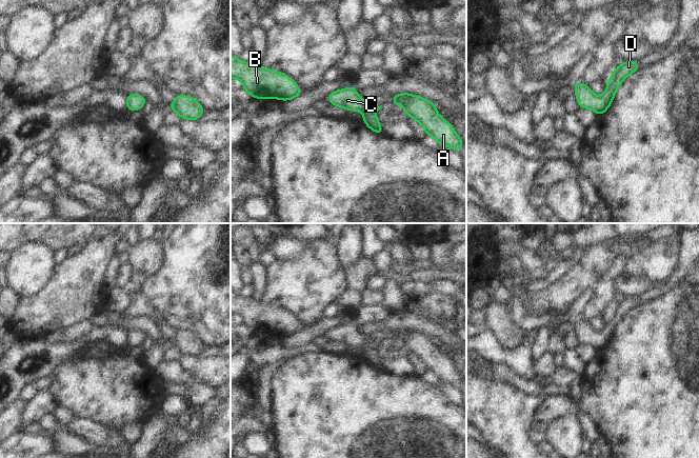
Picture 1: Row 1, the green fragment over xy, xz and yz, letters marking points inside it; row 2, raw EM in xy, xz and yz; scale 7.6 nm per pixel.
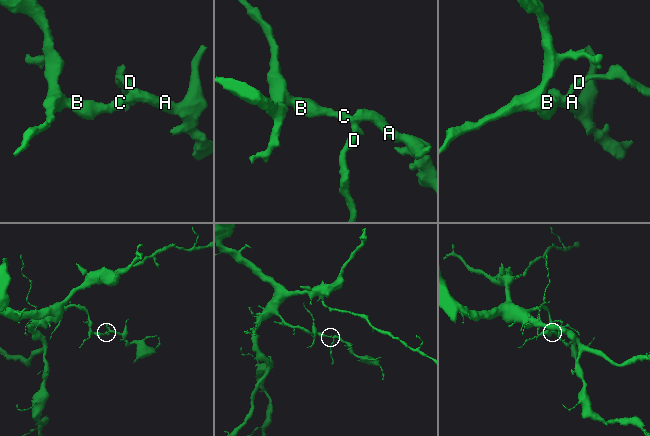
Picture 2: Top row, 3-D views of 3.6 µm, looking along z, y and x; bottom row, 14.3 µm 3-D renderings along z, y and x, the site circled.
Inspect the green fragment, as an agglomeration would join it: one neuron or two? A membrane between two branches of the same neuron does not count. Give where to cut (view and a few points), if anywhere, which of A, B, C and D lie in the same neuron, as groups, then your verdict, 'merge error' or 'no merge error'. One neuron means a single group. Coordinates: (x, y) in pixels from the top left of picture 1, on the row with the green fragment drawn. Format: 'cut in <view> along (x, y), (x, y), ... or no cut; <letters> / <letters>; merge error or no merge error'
no cut; A B C D; no merge error

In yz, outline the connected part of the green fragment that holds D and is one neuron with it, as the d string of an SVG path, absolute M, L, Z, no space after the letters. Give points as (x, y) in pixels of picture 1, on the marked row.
M637 61L622 62L621 65L612 73L605 92L599 97L592 93L590 85L576 81L574 84L575 95L580 108L592 108L596 115L605 113L610 107L619 85L635 71L639 71Z

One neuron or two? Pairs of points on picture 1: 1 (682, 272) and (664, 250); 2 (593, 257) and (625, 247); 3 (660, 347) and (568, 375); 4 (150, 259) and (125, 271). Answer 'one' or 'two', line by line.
1: two
2: one
3: two
4: two

